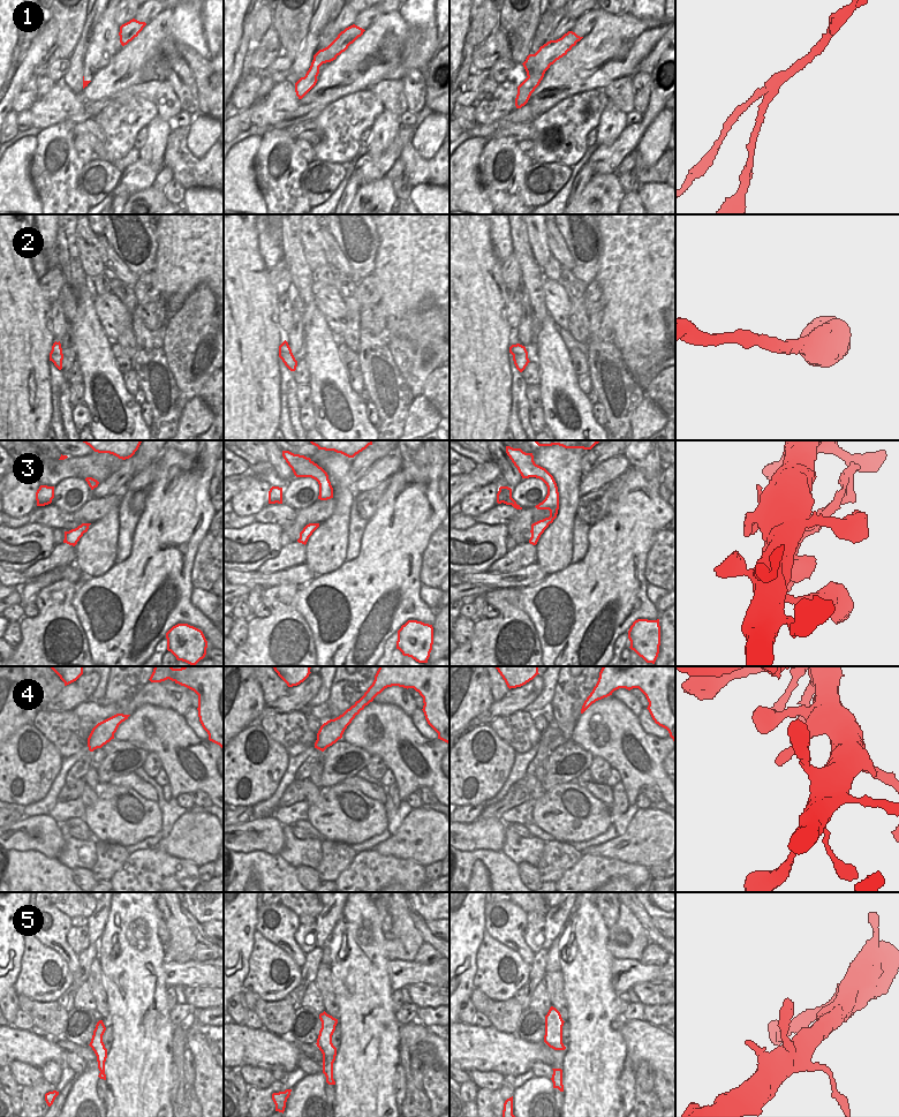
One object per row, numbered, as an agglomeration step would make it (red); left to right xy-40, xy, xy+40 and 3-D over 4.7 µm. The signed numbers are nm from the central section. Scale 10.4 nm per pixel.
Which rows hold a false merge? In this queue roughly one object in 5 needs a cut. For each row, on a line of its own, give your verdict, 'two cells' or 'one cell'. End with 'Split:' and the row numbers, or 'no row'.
1: two cells
2: one cell
3: two cells
4: one cell
5: one cell
Split: 1, 3

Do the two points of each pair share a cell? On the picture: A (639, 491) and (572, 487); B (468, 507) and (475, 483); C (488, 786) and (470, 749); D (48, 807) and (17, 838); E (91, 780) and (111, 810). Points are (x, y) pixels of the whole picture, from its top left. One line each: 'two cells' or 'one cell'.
A: two cells
B: two cells
C: one cell
D: two cells
E: two cells

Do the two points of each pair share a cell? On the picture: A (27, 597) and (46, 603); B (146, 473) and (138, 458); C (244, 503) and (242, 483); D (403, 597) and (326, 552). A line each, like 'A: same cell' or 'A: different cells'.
A: different cells
B: different cells
C: different cells
D: different cells

